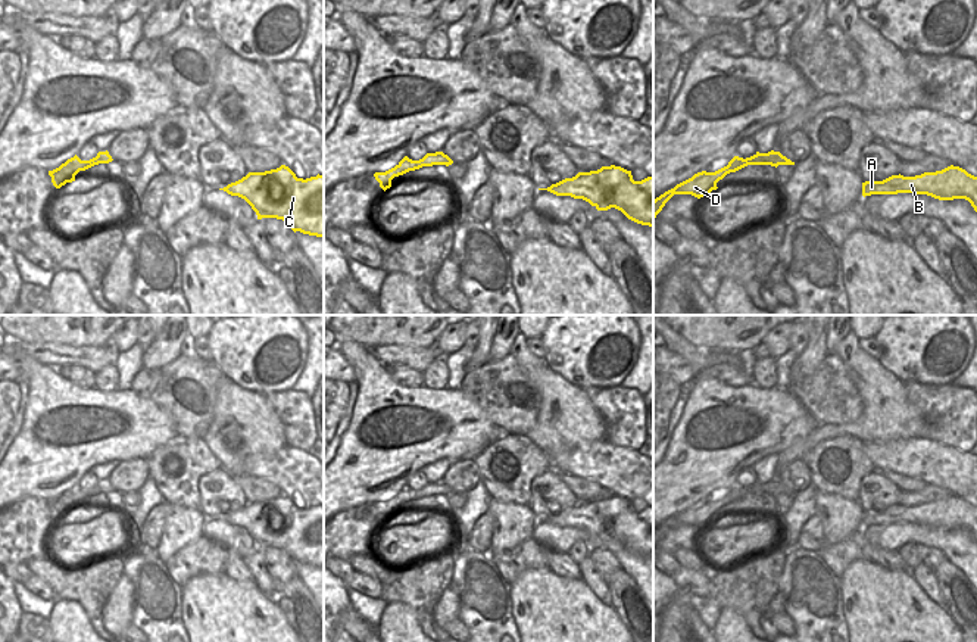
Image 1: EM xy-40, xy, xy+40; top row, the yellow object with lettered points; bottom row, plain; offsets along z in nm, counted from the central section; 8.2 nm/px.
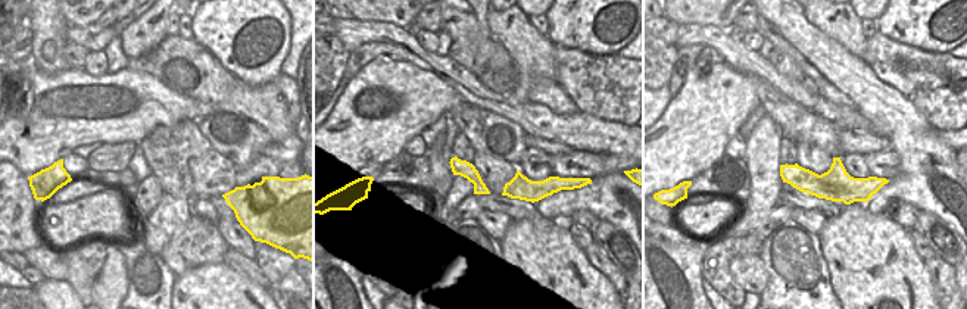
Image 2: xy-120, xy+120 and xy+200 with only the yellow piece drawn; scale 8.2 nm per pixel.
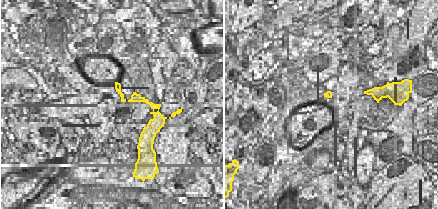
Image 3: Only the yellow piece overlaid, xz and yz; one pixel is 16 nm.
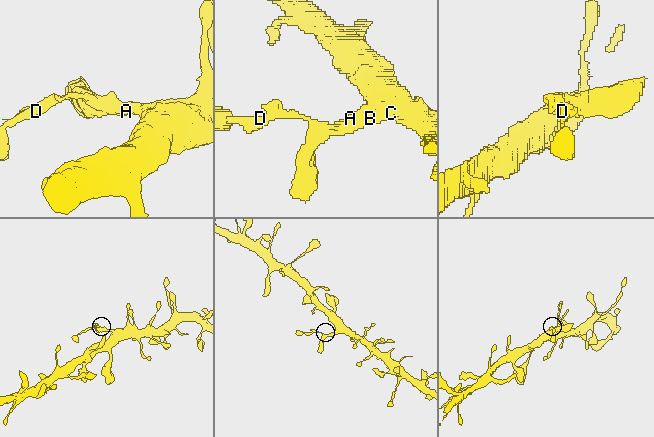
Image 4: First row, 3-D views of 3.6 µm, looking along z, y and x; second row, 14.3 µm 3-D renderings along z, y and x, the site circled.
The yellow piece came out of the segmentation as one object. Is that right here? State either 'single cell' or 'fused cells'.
single cell

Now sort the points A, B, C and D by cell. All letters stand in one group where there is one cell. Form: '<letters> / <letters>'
A B C D

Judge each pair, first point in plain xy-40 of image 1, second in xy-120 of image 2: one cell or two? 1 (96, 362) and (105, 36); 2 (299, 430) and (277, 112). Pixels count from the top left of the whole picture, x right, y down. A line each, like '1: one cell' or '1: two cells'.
1: one cell
2: two cells

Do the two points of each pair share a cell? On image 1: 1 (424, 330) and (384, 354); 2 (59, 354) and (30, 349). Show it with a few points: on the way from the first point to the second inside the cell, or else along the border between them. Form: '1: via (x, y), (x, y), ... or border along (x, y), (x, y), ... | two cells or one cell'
1: border along (428, 346), (368, 348) | two cells
2: via (52, 354), (37, 352) | one cell

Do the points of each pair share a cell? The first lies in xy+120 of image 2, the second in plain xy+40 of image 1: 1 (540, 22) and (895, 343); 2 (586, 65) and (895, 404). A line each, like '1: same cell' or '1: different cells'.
1: different cells
2: different cells

